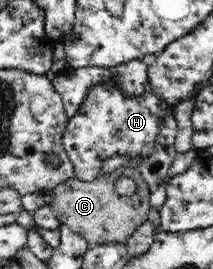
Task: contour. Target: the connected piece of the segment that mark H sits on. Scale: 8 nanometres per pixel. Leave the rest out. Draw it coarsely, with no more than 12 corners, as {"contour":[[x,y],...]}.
{"contour":[[148,85],[94,87],[67,123],[73,177],[112,155],[148,157],[174,106]]}

